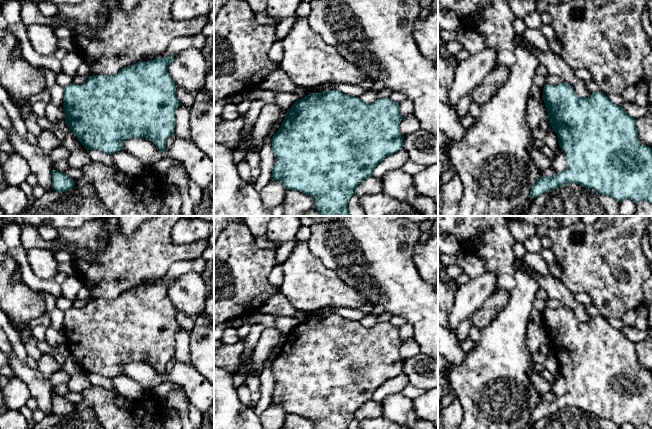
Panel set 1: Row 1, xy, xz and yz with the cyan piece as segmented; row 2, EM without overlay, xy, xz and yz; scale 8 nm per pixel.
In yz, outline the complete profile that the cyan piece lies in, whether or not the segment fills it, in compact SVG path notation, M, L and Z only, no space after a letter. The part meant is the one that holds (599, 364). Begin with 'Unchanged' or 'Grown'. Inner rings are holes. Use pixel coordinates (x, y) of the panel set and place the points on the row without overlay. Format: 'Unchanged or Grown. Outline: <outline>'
Unchanged. Outline: M566 306L546 309L543 312L542 324L548 337L547 343L557 358L559 370L566 382L567 393L553 401L543 399L537 403L530 414L533 423L558 410L573 406L599 418L610 420L618 426L630 423L634 427L645 424L652 428L652 372L640 366L634 342L621 330L613 328L603 316L580 321Z

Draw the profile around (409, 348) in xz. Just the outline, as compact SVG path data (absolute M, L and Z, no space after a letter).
M414 339L404 340L399 349L400 357L402 360L407 360L419 354L420 347Z

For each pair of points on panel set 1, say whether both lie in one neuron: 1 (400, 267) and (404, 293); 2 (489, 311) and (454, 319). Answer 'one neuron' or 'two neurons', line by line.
1: one neuron
2: two neurons

